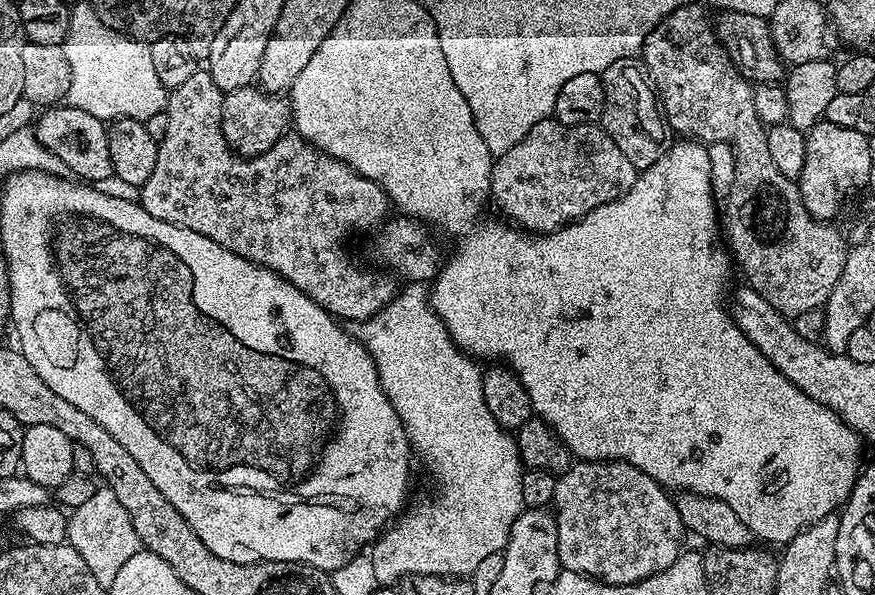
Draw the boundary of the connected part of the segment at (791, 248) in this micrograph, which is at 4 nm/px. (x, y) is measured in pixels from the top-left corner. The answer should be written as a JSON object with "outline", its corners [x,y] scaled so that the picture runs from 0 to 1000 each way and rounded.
{"outline":[[[795,3],[770,17],[743,50],[734,82],[735,94],[734,113],[750,156],[762,213],[767,220],[769,215],[774,230],[790,232],[806,245],[830,239],[839,252],[839,313],[834,313],[834,326],[830,331],[832,345],[825,350],[825,397],[843,457],[855,469],[851,471],[854,482],[871,494],[871,501],[897,534],[941,518],[967,447],[970,405],[965,405],[954,375],[934,370],[917,339],[911,304],[898,299],[898,292],[885,279],[880,252],[875,252],[878,215],[866,198],[866,185],[862,185],[861,143],[823,76],[811,27],[809,34]]]}

